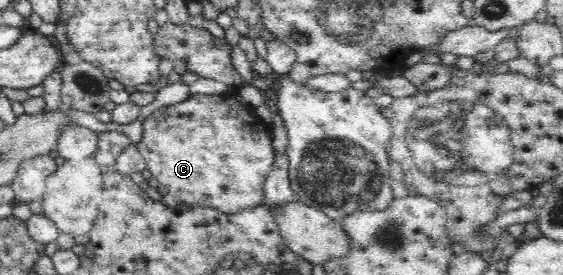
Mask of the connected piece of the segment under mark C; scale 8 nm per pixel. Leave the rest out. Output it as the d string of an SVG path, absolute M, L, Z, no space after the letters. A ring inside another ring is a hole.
M225 93L209 96L204 94L191 94L185 102L161 107L160 109L155 110L143 121L142 126L143 137L139 143L136 143L136 146L145 159L146 169L151 172L152 176L157 179L160 185L167 187L167 193L178 202L185 202L189 205L212 207L213 209L219 210L221 213L239 213L239 211L253 209L255 206L262 205L264 200L264 183L273 168L276 154L274 153L272 139L269 137L269 134L267 134L267 125L263 120L255 116L253 107L239 102L237 99L234 99Z

